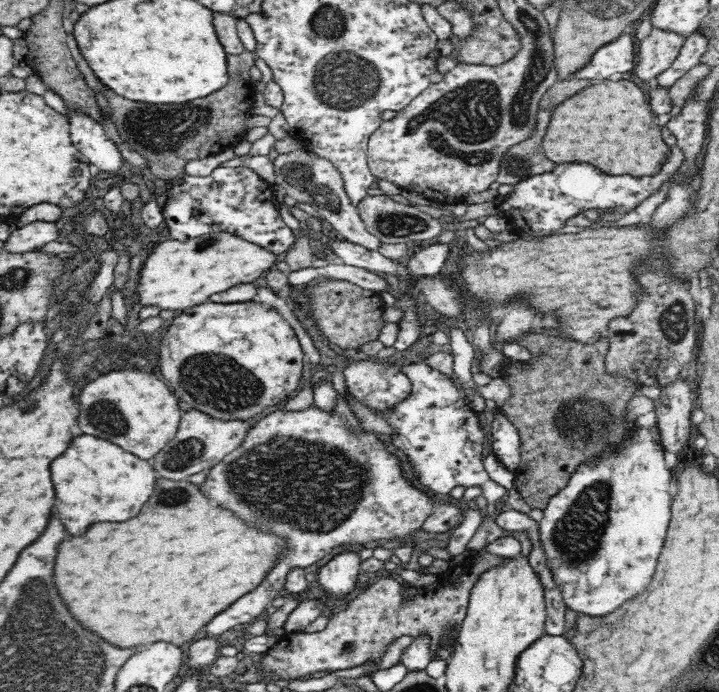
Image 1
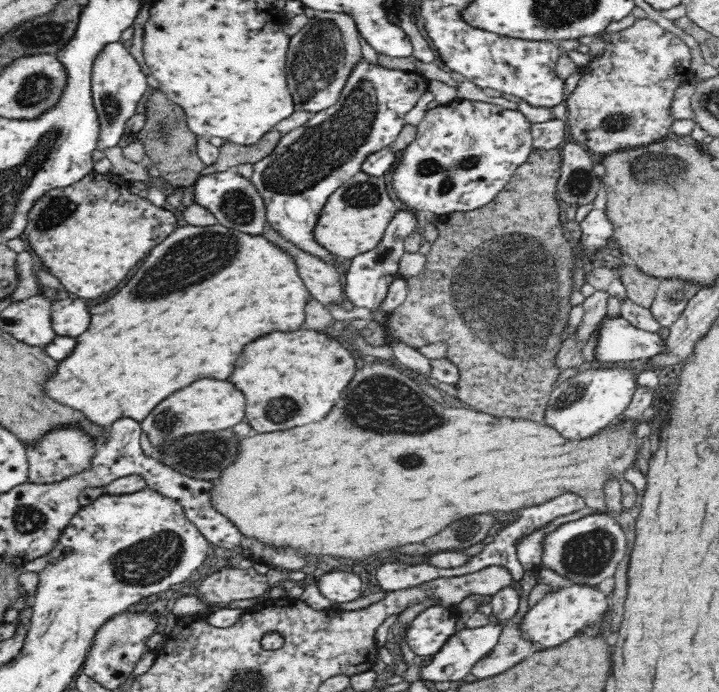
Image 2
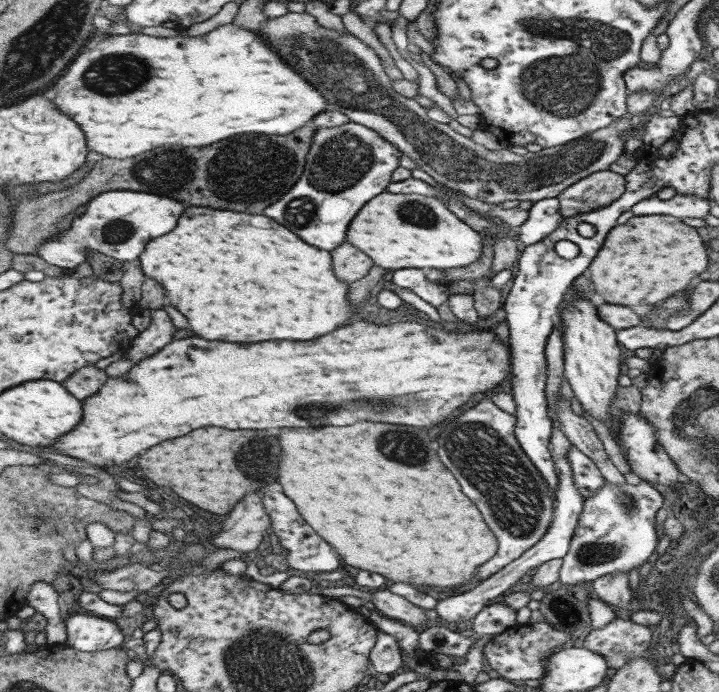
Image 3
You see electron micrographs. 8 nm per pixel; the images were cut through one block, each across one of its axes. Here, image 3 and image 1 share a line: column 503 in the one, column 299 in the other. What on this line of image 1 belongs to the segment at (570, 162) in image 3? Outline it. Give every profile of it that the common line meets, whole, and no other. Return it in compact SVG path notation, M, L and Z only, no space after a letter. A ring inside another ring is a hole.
M300 149L289 154L280 154L274 162L274 170L276 184L297 202L311 204L316 208L344 240L368 250L377 251L380 248L381 240L368 232L364 221L359 216L359 210L352 204L346 193L341 172L332 162L318 157L315 153Z

